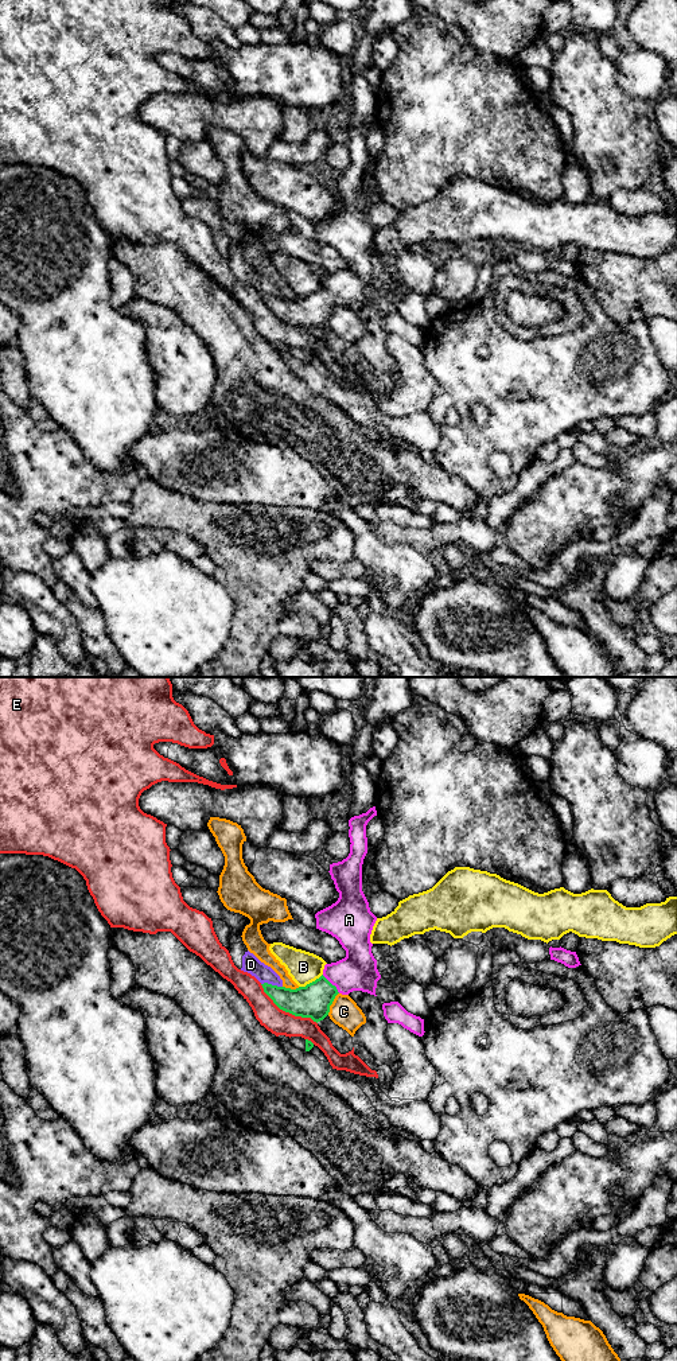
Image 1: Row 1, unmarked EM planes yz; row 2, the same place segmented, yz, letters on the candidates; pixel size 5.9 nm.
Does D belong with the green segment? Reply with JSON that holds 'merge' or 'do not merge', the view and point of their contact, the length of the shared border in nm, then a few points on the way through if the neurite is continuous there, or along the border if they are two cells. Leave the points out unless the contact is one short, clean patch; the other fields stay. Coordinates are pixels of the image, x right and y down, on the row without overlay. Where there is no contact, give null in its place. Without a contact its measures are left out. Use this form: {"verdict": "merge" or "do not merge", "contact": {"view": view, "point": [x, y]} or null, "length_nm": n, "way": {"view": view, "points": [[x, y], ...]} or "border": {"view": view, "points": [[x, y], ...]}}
{"verdict": "do not merge", "contact": {"view": "yz", "point": [272, 296]}, "length_nm": 130, "border": {"view": "yz", "points": [[261, 294], [281, 298]]}}

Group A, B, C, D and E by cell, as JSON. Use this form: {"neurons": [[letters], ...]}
{"neurons": [["A"], ["B", "D"], ["C"], ["E"]]}

